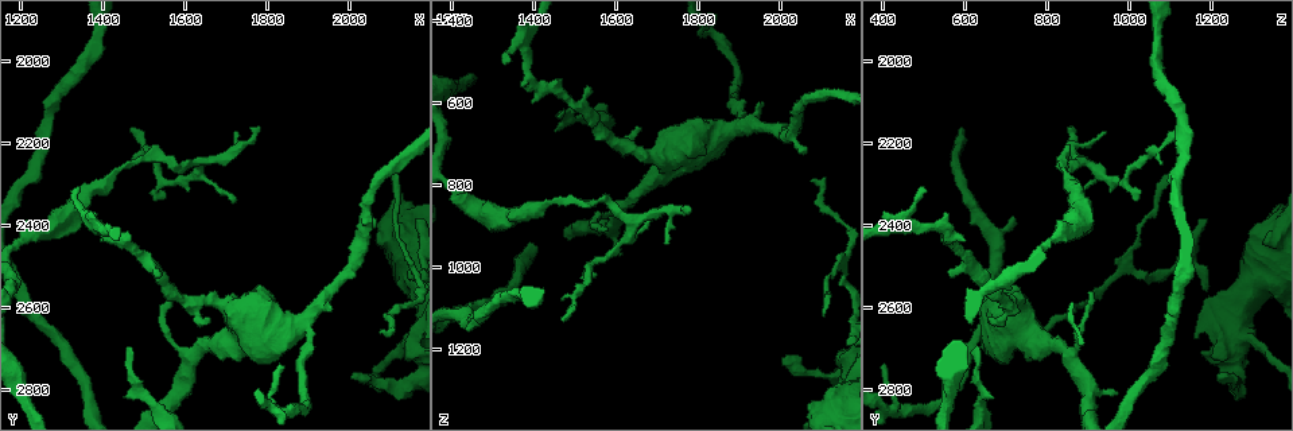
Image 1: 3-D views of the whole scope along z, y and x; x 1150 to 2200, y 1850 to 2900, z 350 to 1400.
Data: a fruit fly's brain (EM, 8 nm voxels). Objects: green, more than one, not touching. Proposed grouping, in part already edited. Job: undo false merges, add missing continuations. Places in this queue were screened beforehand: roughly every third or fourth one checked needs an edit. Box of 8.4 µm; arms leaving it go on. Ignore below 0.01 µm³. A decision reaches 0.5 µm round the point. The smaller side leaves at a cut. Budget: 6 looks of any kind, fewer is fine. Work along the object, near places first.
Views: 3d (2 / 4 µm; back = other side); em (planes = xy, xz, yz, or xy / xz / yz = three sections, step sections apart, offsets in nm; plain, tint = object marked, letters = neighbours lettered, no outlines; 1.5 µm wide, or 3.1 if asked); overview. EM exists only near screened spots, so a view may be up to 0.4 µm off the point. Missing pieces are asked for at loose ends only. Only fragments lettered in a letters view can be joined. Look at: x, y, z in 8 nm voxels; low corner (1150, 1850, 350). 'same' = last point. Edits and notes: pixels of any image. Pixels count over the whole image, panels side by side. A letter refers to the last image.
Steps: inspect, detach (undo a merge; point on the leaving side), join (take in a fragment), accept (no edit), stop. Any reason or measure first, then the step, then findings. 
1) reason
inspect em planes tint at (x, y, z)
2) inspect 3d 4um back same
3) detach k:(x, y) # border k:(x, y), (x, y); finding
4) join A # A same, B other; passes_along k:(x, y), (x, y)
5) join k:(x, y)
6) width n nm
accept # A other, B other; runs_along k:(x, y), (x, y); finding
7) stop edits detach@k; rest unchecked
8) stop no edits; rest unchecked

free end
inspect em planes letters at (2065, 2385, 715)

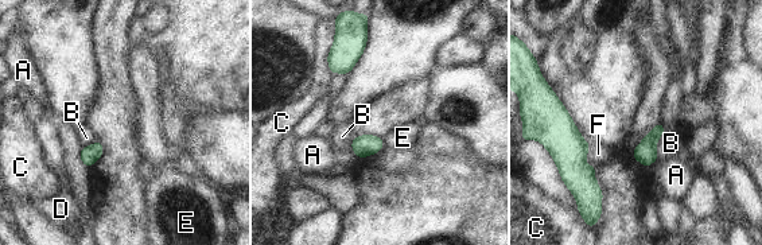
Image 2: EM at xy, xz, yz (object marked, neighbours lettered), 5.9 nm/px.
accept # A other, B other, C other, D other, E other, F other; border 2:(383, 139), (384, 144); none of them fits

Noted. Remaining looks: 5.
an open end
inspect 3d 4um at (2075, 2665, 795)

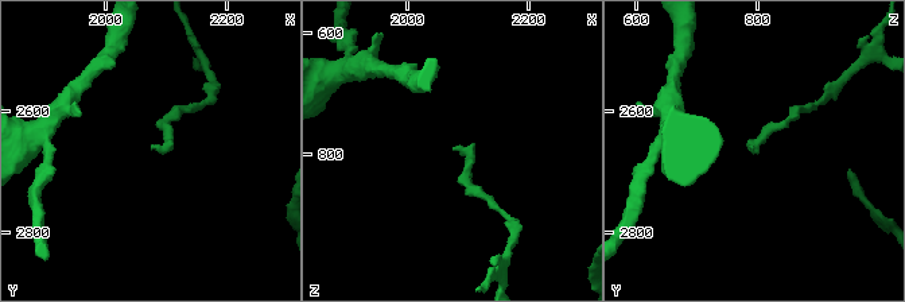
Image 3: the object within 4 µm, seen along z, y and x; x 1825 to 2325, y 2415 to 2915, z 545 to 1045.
inspect em planes tint at (2075, 2655, 795)

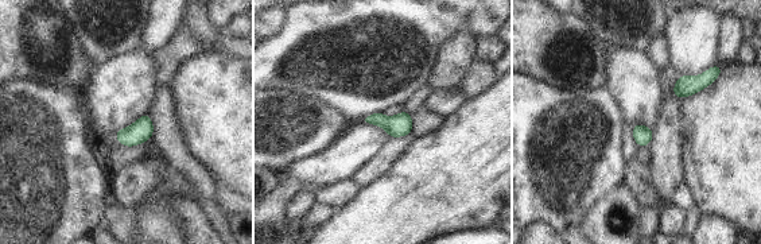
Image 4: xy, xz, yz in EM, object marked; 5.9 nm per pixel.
what lies round it
inspect em planes letters same

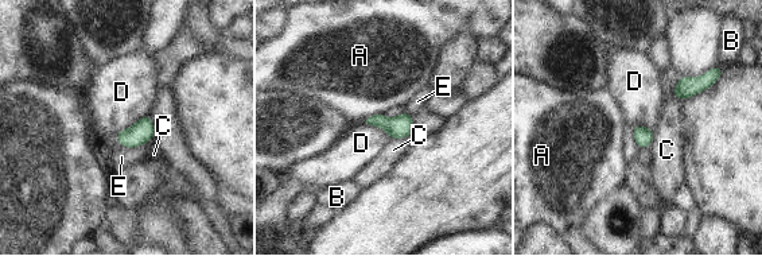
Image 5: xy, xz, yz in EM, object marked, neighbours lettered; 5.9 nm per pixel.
accept # A other, B other, C other, D other, E other; border 5:(148, 112), (115, 136); none of them fits

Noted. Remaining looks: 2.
thin end
inspect em planes letters at (1470, 2165, 1130)

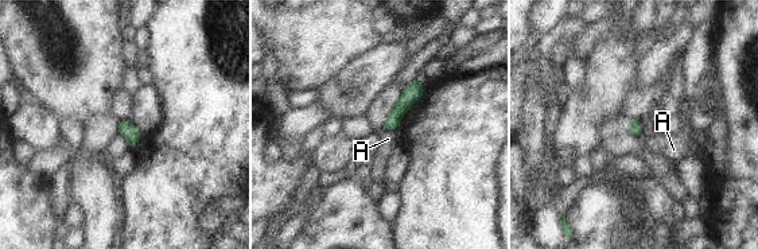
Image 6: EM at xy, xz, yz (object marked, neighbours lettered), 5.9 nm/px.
width 80 nm
accept # A other; border 6:(384, 129), (395, 131); none of them fits

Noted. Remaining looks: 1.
stop no edits; rest unchecked

